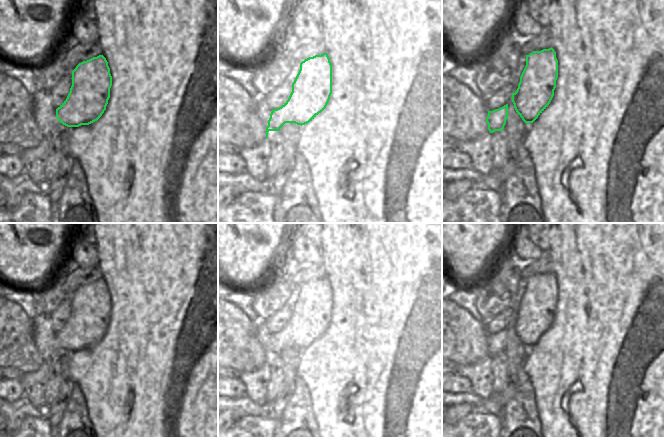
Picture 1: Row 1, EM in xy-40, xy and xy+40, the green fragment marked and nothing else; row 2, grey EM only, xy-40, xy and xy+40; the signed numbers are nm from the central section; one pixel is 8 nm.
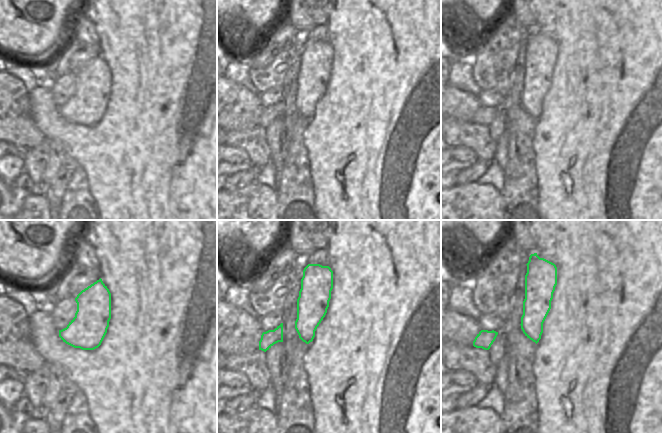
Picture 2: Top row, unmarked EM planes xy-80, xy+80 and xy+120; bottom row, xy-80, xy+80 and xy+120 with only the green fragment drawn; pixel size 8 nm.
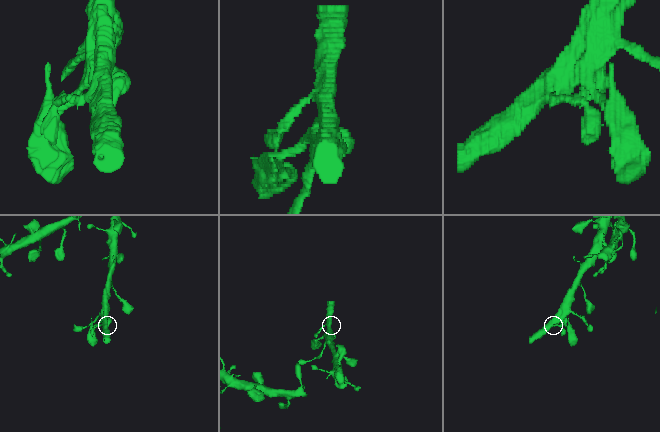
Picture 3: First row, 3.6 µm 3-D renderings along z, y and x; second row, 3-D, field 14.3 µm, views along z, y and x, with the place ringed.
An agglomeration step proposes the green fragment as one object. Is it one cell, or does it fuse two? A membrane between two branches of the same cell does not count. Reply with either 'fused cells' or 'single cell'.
single cell

